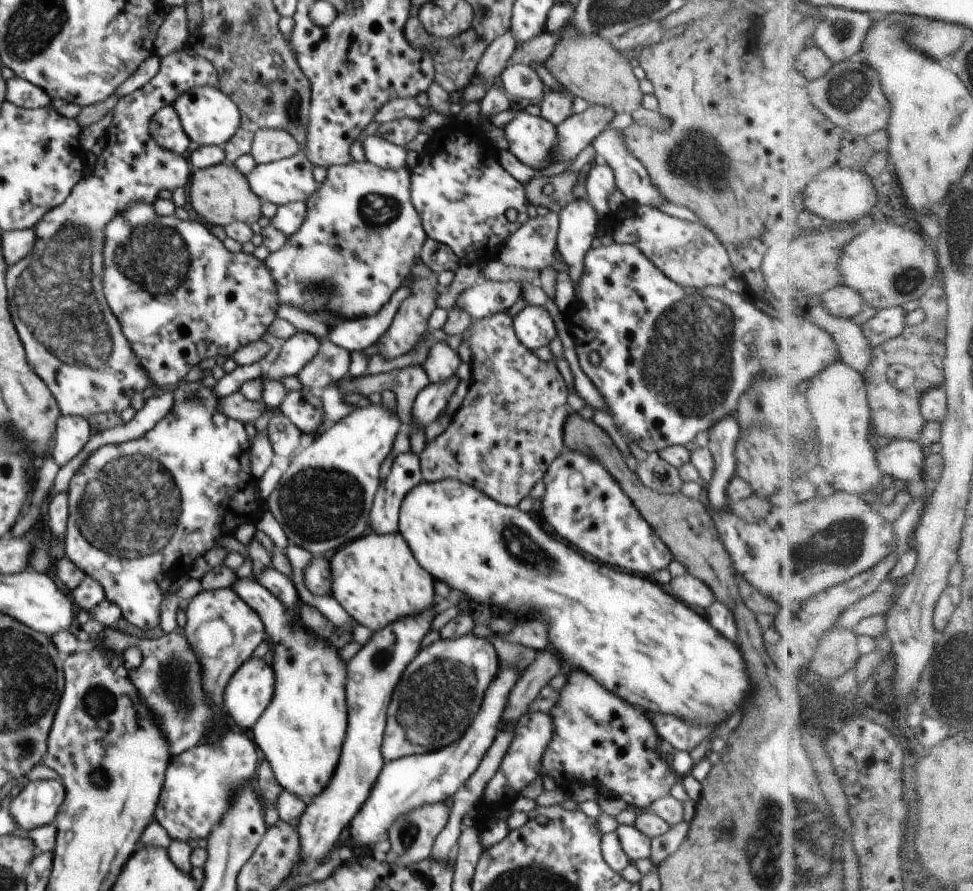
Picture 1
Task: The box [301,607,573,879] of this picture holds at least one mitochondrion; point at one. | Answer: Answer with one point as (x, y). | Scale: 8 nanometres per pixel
(428, 702)

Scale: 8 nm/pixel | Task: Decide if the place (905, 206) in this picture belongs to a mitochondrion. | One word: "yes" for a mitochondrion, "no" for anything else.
no

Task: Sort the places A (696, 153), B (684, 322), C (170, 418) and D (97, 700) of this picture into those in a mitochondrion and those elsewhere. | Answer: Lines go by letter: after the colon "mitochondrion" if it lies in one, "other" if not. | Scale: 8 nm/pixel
A: mitochondrion
B: mitochondrion
C: other
D: mitochondrion

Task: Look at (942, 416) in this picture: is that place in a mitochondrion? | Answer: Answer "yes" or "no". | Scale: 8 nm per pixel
no

